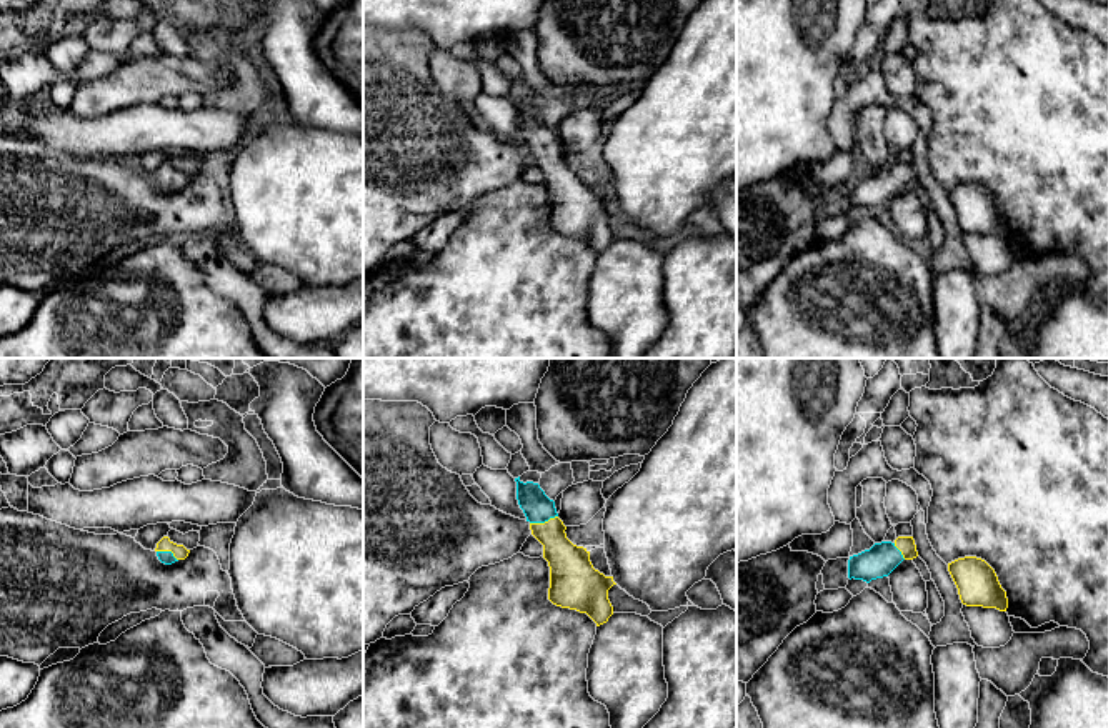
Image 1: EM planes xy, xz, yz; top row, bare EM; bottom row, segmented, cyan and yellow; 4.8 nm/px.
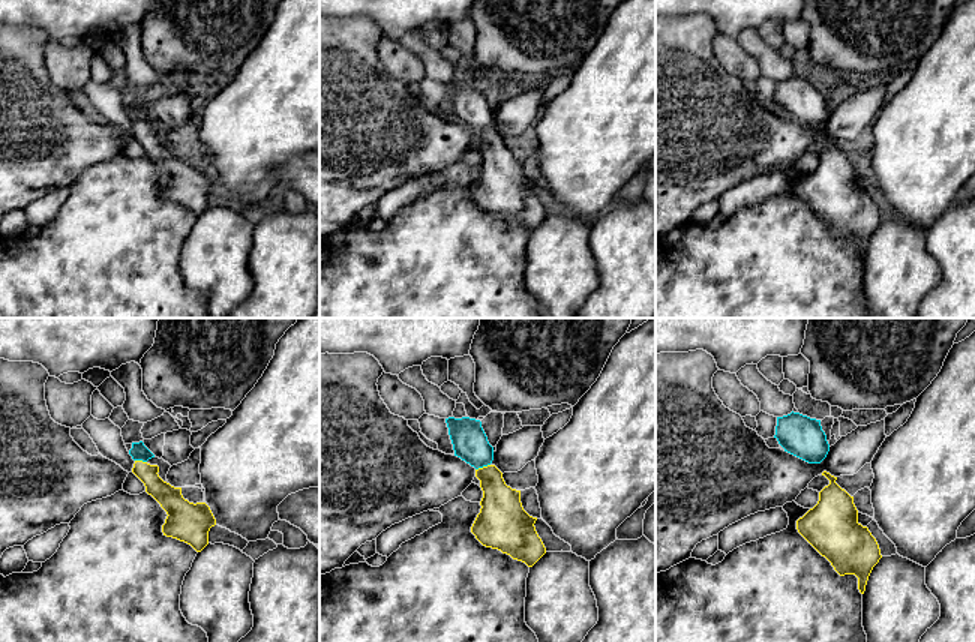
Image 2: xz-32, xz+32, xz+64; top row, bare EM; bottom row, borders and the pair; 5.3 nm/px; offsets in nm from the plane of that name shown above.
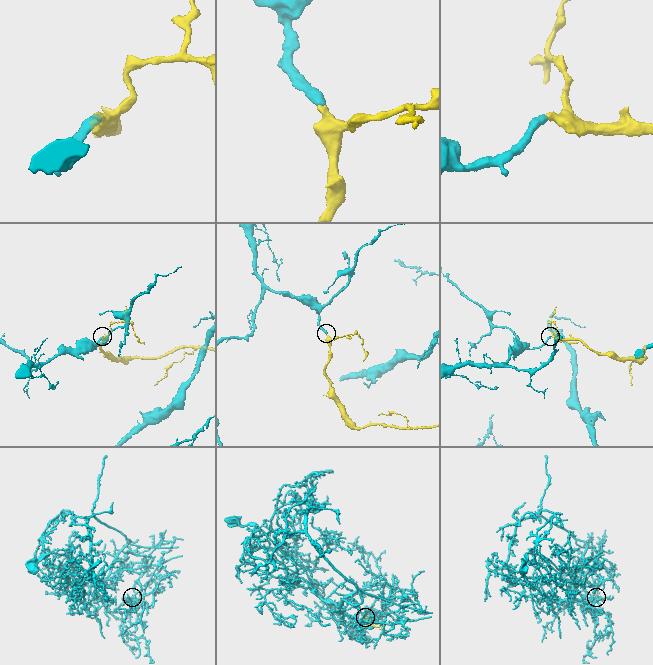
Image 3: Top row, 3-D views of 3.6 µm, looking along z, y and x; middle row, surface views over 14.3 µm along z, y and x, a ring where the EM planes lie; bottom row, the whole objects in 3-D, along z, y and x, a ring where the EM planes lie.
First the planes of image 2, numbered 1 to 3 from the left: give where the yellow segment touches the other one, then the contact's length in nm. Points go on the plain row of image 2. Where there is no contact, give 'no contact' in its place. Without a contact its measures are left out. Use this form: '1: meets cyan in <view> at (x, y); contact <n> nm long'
1: meets cyan in xz-32 at (141, 123); contact 70 nm long
2: meets cyan in xz+32 at (482, 131); contact 90 nm long
3: no contact

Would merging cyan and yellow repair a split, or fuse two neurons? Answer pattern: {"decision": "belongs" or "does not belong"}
{"decision": "belongs"}

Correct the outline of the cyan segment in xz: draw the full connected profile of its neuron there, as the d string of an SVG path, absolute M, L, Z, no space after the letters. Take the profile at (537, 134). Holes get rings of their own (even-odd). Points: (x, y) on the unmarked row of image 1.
M517 108L517 127L530 150L532 162L543 172L543 185L550 193L548 227L561 235L586 240L596 253L608 248L613 233L608 217L616 212L593 195L590 178L566 165L566 153L558 145L555 128L538 110Z

